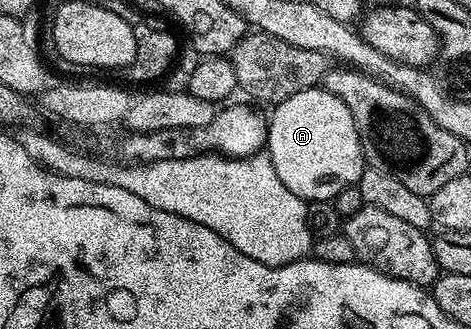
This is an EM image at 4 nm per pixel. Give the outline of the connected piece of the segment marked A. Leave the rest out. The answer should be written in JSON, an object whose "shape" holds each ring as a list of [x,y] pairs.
{"shape":[[[321,86],[310,87],[277,104],[273,111],[274,116],[268,119],[266,147],[280,181],[296,197],[333,201],[340,189],[357,184],[364,166],[362,146],[352,113],[340,97],[332,97]]]}

